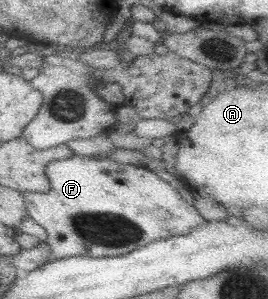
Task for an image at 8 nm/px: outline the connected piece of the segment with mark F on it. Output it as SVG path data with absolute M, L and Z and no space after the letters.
M73 156L45 165L45 177L49 181L47 193L25 192L22 196L27 216L45 229L45 243L50 247L51 255L55 259L124 255L155 240L189 234L193 228L206 223L175 188L163 182L151 170L137 168L135 165L119 164L108 158Z

